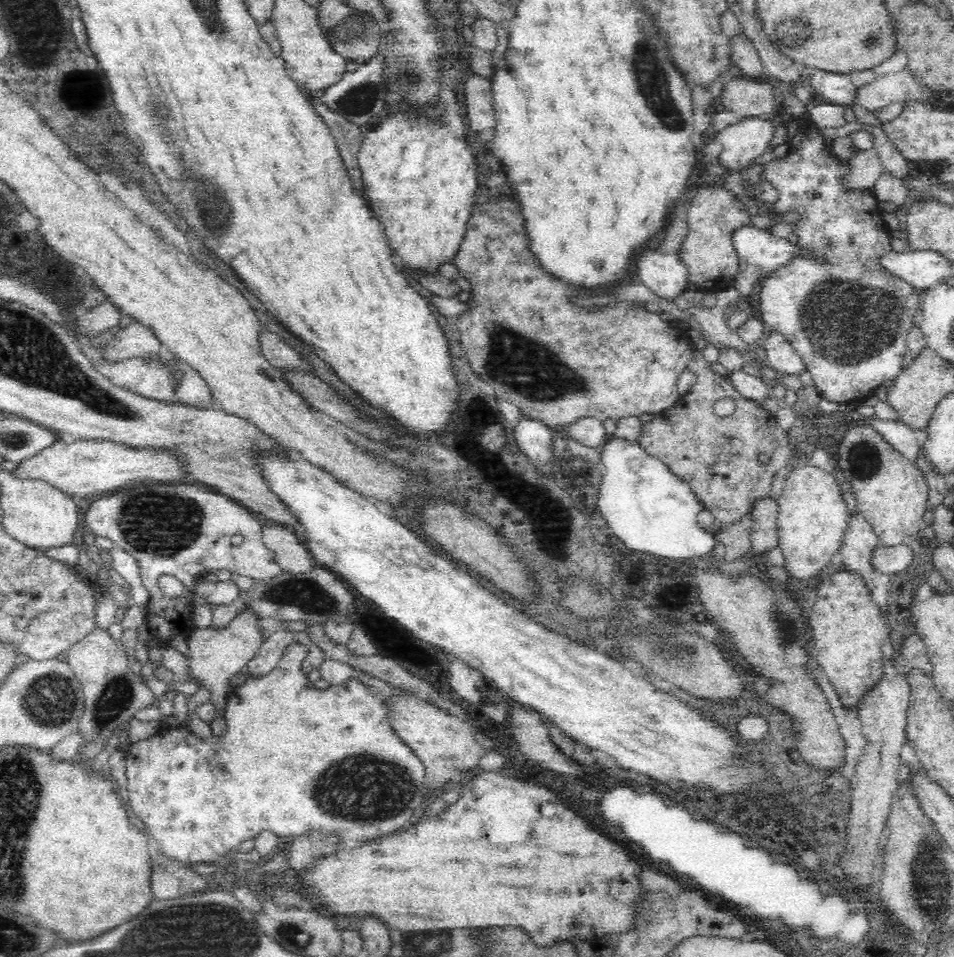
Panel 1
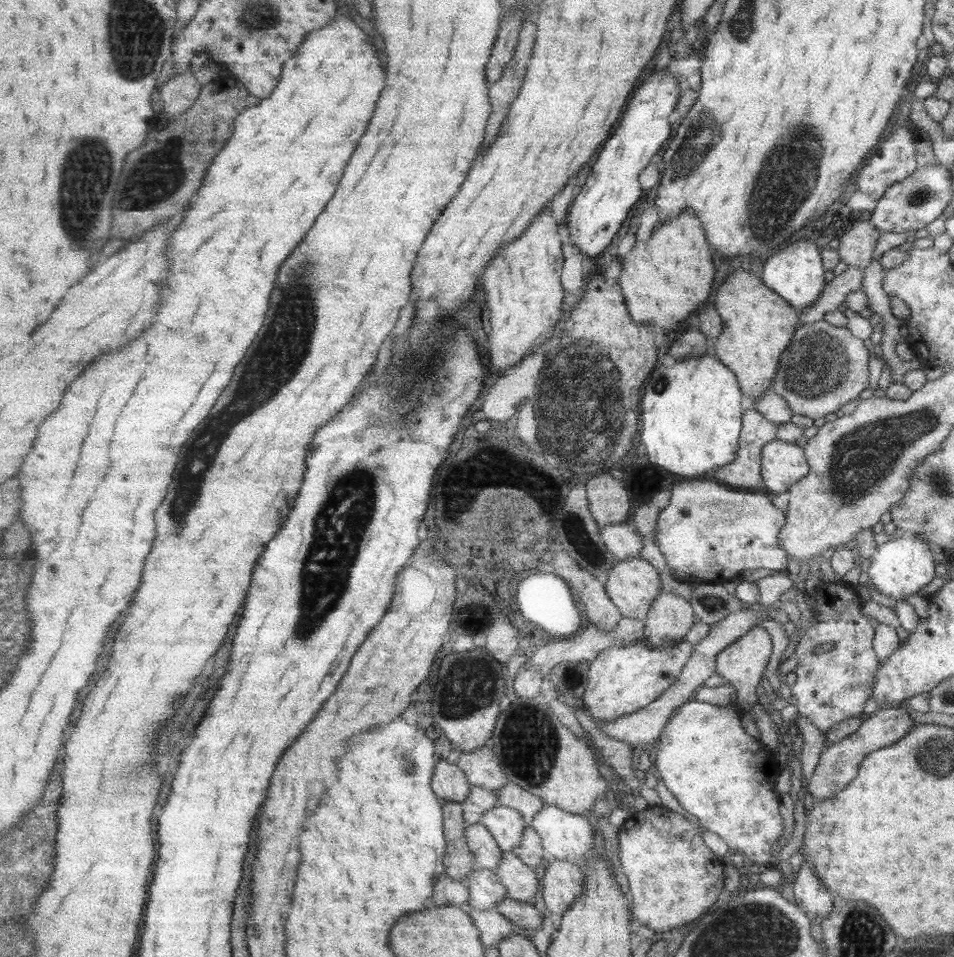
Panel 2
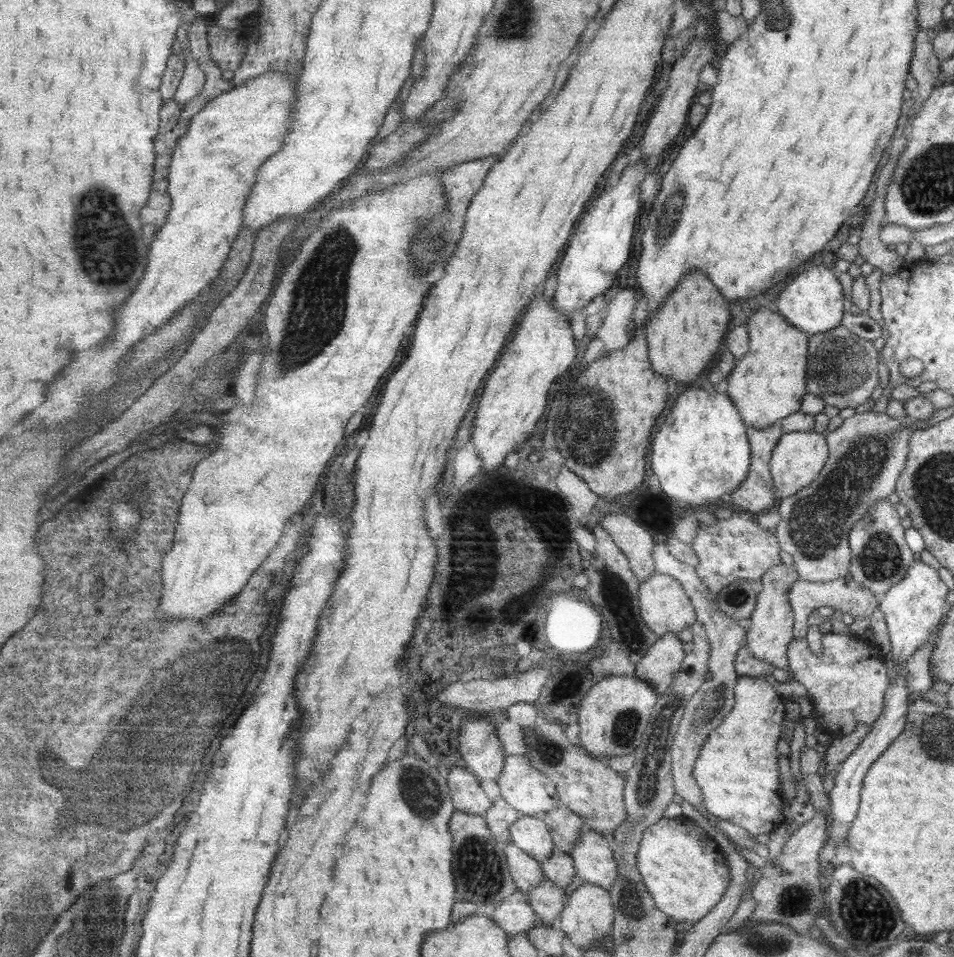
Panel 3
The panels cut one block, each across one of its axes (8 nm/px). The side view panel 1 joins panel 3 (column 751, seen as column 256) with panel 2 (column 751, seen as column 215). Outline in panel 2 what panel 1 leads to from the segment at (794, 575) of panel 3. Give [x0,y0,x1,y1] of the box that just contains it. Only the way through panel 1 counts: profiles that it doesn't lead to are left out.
[715,625,773,710]

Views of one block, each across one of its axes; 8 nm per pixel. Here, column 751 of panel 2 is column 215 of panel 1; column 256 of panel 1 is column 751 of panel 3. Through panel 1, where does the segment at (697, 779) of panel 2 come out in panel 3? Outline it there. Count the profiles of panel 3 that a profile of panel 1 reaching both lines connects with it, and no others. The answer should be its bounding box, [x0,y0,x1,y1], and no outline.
[695,677,785,836]

